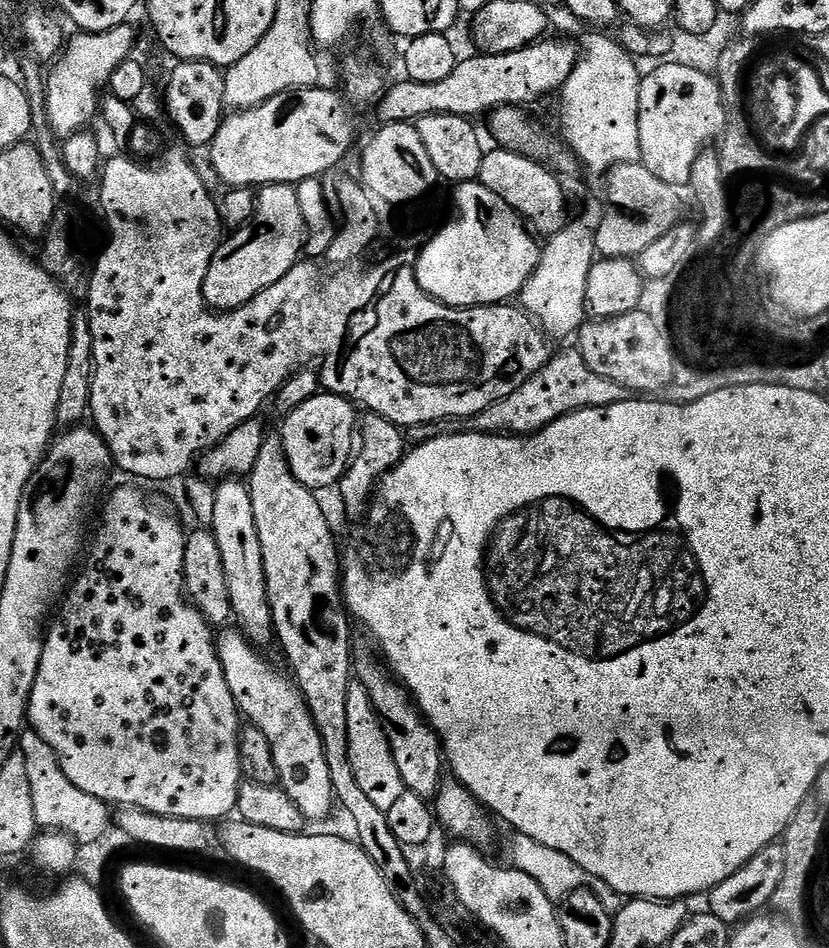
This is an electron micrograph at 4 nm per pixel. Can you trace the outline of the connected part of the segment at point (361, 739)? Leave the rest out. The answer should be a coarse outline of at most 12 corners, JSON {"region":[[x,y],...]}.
{"region":[[346,694],[350,766],[388,812],[406,791],[370,696]]}

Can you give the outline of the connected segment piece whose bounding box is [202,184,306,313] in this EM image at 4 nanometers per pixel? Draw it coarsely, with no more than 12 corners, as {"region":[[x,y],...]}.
{"region":[[290,184],[255,212],[208,264],[202,300],[231,312],[301,259],[306,229]]}

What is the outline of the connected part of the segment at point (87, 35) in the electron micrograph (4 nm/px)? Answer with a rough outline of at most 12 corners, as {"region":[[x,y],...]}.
{"region":[[131,23],[80,32],[46,76],[57,137],[97,119],[100,87],[133,55]]}

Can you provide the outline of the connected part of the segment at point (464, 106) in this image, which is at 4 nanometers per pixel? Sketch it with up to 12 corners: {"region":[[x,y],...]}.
{"region":[[548,39],[401,79],[384,124],[476,118],[559,93],[578,48]]}

